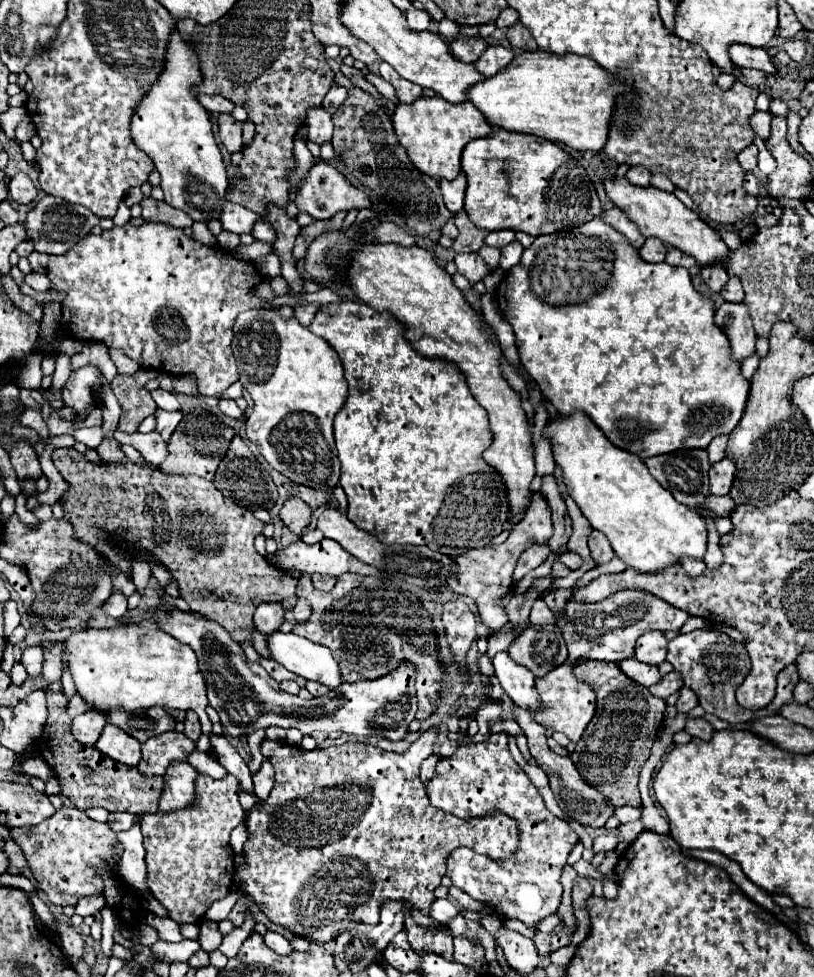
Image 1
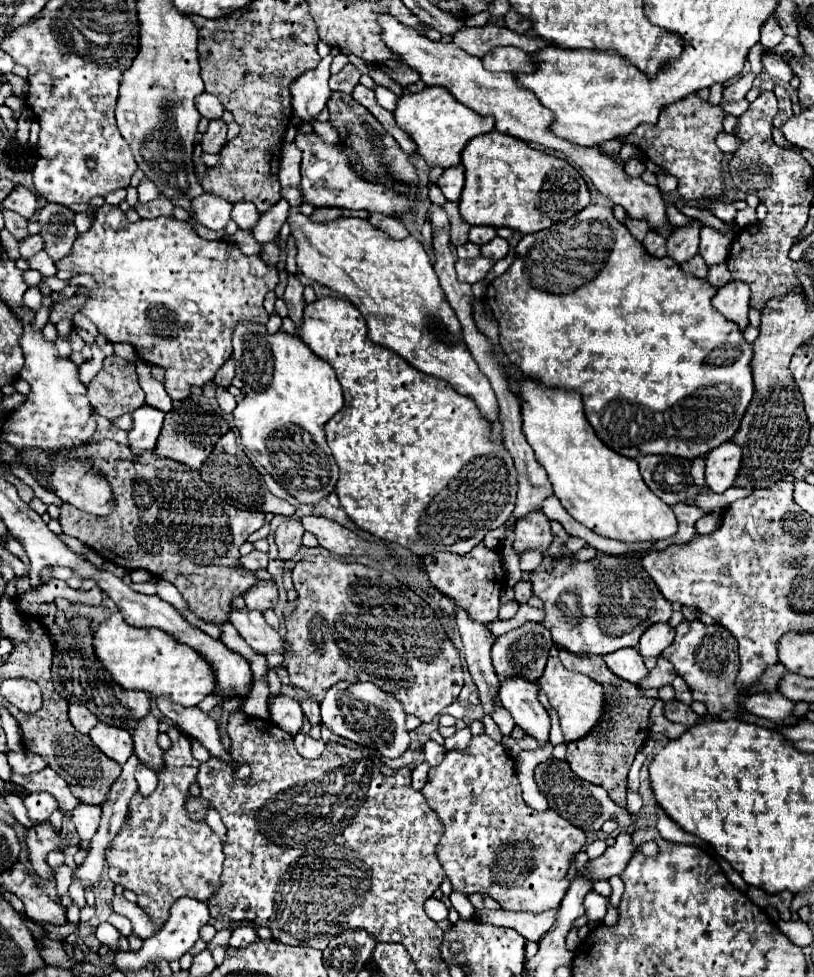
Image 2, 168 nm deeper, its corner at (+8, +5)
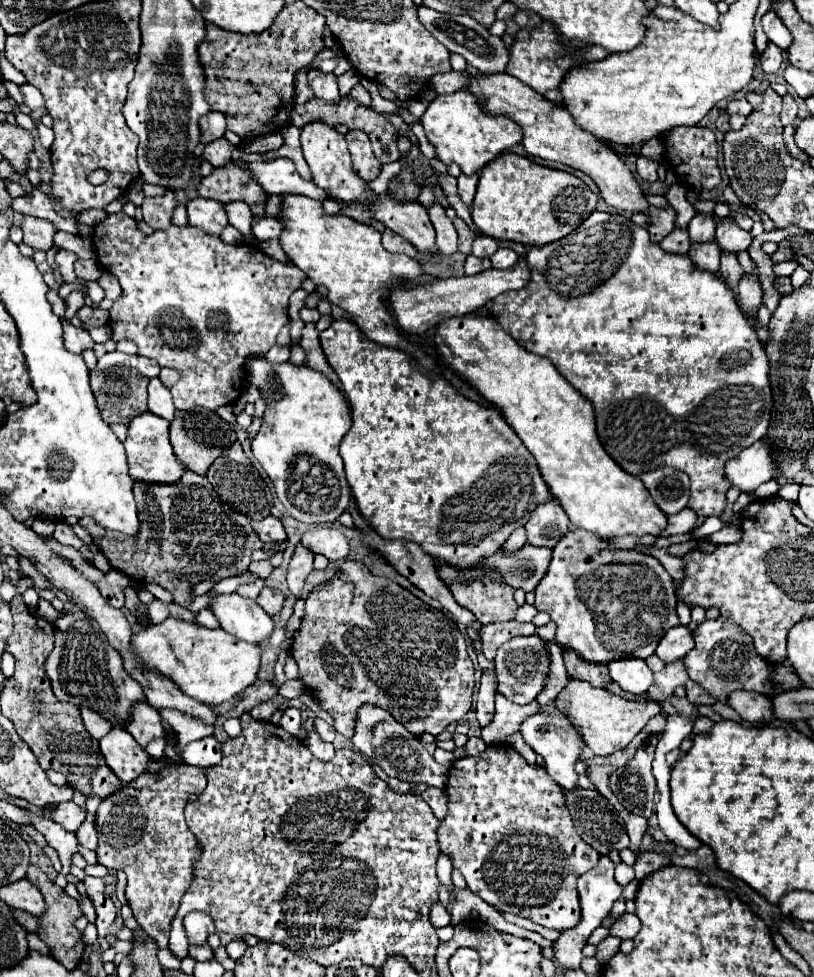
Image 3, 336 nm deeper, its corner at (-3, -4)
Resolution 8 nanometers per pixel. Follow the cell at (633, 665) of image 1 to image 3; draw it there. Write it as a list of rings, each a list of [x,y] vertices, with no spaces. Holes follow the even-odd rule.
[[[633,657],[619,659],[619,661],[611,661],[607,667],[609,667],[611,679],[623,691],[645,695],[653,683],[653,671],[647,667],[643,659],[633,659]]]

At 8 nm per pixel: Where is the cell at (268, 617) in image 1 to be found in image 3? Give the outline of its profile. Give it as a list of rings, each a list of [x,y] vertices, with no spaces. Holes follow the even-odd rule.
[[[265,587],[265,589],[261,589],[261,593],[259,593],[259,597],[257,597],[257,603],[263,607],[263,611],[267,611],[267,613],[273,617],[273,615],[279,615],[279,611],[283,609],[283,605],[285,605],[285,595],[283,595],[283,591],[279,591],[279,589]]]

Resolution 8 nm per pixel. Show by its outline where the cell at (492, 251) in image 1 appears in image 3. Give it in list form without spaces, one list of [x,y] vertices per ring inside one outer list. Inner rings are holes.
[[[467,255],[465,275],[475,275],[475,273],[481,273],[481,271],[485,271],[489,267],[491,267],[491,261],[489,259],[479,259],[475,255]]]

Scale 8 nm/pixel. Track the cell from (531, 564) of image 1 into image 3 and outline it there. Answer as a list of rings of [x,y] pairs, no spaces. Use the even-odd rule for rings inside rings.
[[[557,501],[543,503],[531,513],[525,531],[529,545],[553,549],[569,531],[569,517],[567,513],[563,513],[563,507]]]

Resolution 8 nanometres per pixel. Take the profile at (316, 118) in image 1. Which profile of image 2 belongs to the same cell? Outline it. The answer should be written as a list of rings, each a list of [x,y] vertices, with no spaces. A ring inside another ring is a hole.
[[[332,56],[322,58],[314,70],[306,70],[290,84],[292,108],[304,122],[312,122],[322,112],[322,108],[330,98],[330,92],[332,92],[328,88],[330,62],[332,62]]]

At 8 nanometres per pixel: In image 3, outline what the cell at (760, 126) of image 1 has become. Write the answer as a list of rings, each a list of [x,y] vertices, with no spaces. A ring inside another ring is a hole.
[[[733,99],[733,101],[729,101],[725,111],[729,115],[745,115],[747,117],[751,113],[751,105],[749,105],[747,99]]]

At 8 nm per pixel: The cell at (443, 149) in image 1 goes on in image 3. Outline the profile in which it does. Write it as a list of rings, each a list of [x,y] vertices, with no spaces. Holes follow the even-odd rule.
[[[469,91],[437,95],[421,117],[427,139],[437,151],[437,159],[445,165],[459,165],[465,175],[475,175],[483,165],[493,161],[501,151],[511,149],[521,141],[521,129],[507,117],[491,117],[479,109],[479,101]]]

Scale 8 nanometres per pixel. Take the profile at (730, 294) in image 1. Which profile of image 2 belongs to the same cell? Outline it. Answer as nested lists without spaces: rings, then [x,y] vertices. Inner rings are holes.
[[[724,262],[714,264],[714,266],[708,270],[708,282],[714,284],[716,288],[722,288],[724,284],[732,282],[732,274],[728,272],[728,266],[726,266]]]

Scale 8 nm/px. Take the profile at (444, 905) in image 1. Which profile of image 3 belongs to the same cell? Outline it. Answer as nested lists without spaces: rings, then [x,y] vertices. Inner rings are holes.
[[[433,905],[431,907],[431,923],[435,925],[435,927],[447,927],[449,923],[451,923],[451,915],[449,915],[449,911],[443,907],[443,905]]]

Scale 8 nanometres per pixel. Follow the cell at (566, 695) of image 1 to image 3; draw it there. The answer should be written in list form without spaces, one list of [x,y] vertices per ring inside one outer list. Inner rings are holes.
[[[575,679],[567,681],[567,685],[557,695],[555,705],[557,709],[563,709],[567,713],[569,721],[575,725],[575,729],[579,729],[585,745],[595,755],[603,755],[603,757],[629,745],[633,737],[647,725],[647,721],[655,713],[661,713],[661,705],[645,695],[639,701],[627,701],[619,695],[613,695],[607,689],[597,689],[589,683],[575,681]]]

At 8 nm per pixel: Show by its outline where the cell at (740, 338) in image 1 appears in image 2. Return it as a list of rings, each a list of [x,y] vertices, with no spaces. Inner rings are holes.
[[[728,282],[718,290],[712,304],[714,308],[724,314],[730,322],[738,324],[740,330],[748,326],[748,302],[750,302],[750,288],[744,282]]]

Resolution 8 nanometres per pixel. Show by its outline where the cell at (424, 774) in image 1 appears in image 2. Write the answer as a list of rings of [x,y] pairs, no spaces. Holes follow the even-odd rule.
[[[418,764],[414,770],[412,770],[412,788],[414,790],[422,790],[424,784],[428,780],[428,764]]]

